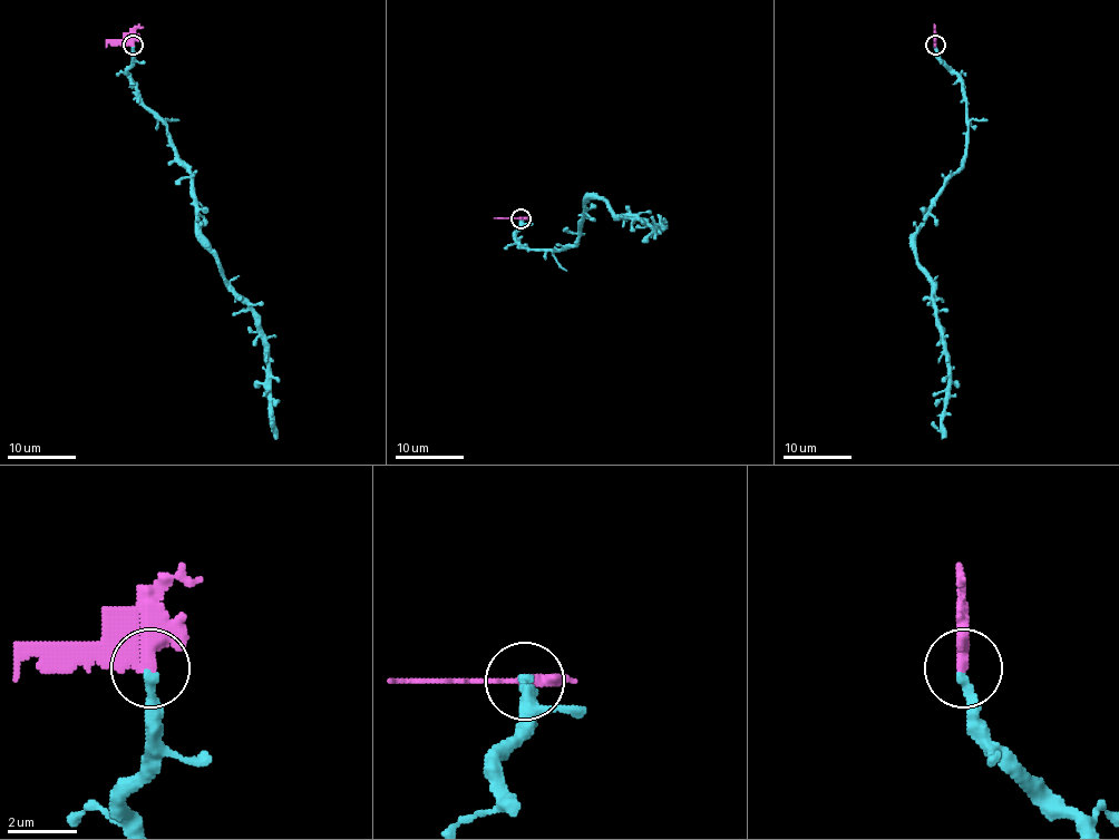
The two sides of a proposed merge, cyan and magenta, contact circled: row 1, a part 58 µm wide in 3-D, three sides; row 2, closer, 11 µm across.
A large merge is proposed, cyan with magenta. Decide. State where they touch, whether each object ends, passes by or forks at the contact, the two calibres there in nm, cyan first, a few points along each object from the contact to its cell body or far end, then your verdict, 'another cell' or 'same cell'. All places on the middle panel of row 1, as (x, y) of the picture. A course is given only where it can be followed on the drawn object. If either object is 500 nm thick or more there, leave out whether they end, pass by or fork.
place (521, 218); cyan ends; magenta ends; calibres 280 and 460 nm; course cyan (519, 218), (515, 237), (523, 246), (560, 251), (576, 242), (590, 198), (655, 231), (659, 215); course magenta (519, 218), (494, 218); another cell

